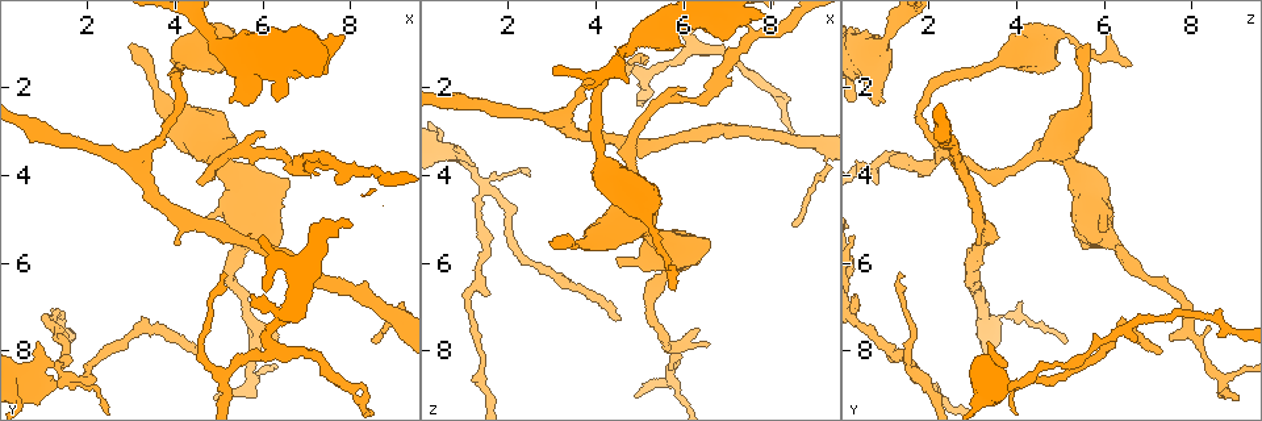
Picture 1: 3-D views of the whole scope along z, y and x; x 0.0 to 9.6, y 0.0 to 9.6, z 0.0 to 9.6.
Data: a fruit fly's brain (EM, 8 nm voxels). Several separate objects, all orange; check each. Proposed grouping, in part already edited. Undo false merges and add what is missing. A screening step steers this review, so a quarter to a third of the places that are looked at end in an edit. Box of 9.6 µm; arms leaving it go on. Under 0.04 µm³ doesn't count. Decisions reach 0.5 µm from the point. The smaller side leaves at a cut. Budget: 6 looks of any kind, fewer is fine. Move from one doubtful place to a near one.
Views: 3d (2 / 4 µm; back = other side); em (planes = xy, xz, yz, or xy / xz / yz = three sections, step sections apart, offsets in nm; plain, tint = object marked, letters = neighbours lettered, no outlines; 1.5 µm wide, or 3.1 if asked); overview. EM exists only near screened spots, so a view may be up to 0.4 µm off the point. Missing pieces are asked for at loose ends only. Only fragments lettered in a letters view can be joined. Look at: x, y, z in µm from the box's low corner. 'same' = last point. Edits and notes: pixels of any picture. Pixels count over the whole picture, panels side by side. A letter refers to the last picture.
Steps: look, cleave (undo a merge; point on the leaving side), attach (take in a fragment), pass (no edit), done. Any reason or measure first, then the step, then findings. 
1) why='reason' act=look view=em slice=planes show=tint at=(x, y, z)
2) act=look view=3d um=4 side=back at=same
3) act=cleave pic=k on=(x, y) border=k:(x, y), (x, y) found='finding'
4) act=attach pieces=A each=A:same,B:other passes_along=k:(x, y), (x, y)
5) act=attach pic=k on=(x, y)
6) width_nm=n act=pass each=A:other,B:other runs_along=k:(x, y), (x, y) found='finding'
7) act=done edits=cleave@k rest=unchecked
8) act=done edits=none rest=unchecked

why='branch stops here' act=look view=em slice=xz step=4 show=letters at=(6.05, 3.05, 2.05)

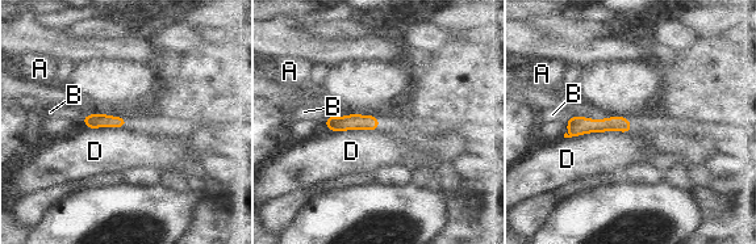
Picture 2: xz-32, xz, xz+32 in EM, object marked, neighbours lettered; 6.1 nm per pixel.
act=pass each=A:other,B:other,D:other border=2:(631, 129), (563, 137) found='no lettered fragment goes on from it'

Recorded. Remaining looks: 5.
why='thick turns thin' act=look view=em slice=planes show=letters at=(5.20, 0.75, 4.90)

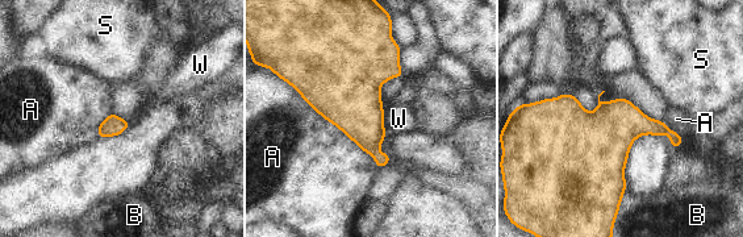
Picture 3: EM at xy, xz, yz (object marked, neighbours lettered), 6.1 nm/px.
width_nm=340 act=pass each=A:other,B:other,S:other,W:other border=3:(383, 113), (383, 129), (387, 133) found='all the same cell'

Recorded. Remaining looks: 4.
why='branch stops here' act=look view=em slice=xz step=4 show=letters at=(4.65, 8.05, 7.35)

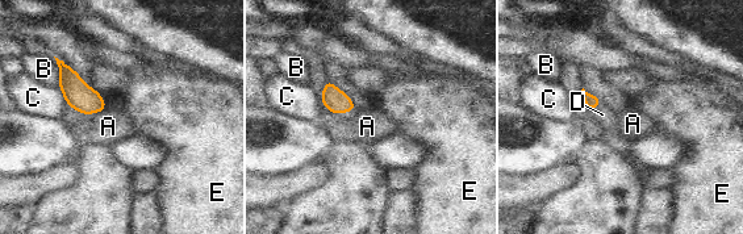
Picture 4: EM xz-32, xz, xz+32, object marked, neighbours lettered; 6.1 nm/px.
act=look view=em slice=xy step=4 show=letters at=same

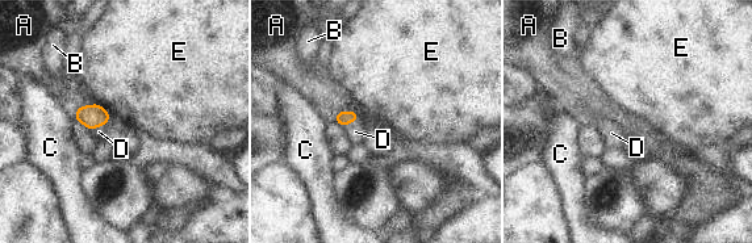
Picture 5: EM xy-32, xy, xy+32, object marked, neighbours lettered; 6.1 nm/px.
act=attach pieces=D each=A:other,B:other,C:other,D:same,E:other passes_along=5:(342, 118), (351, 121), (355, 132) found='it goes on there'

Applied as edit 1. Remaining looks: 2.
act=done edits=attach@5 rest=unchecked

